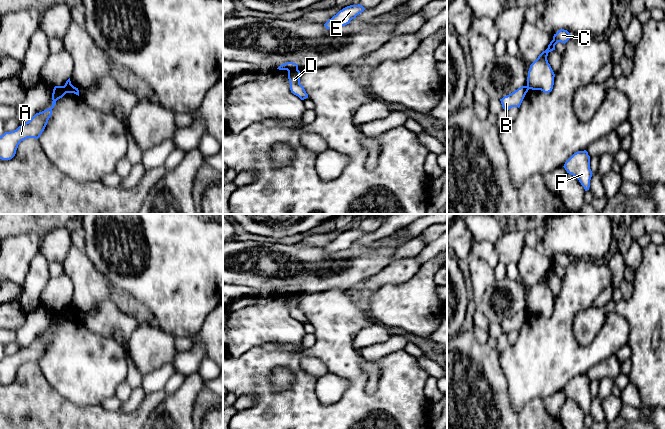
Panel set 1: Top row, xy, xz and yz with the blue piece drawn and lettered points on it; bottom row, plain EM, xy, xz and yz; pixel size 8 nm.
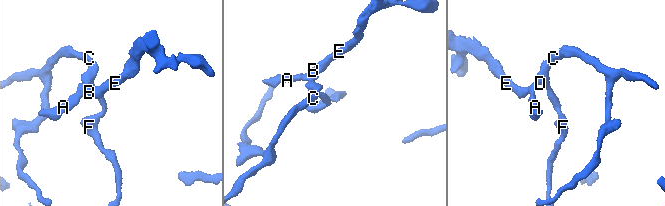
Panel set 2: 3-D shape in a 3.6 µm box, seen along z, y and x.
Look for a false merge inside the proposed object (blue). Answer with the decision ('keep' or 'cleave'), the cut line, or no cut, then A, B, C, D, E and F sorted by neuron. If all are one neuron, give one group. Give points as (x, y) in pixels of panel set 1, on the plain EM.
cleave | xz (297, 293), (290, 293), (288, 295) | A B E / C D F

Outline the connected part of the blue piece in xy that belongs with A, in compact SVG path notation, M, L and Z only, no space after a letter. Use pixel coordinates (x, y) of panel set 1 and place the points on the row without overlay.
M55 310L52 317L52 330L42 336L36 337L28 346L19 350L16 354L5 356L0 360L0 383L12 383L21 365L27 362L38 363L44 355L49 342L52 339L56 325L66 317L74 317L79 320L78 312L74 310Z

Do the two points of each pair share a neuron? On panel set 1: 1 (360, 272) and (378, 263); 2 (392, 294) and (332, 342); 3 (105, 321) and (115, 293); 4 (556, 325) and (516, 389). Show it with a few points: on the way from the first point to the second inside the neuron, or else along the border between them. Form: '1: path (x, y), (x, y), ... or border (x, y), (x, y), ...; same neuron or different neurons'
1: path (364, 268), (369, 263), (374, 263); same neuron
2: border (361, 296), (366, 312), (376, 322); different neurons
3: border (133, 308), (104, 300), (92, 309); different neurons
4: path (550, 341), (546, 346), (546, 356), (530, 373); same neuron

